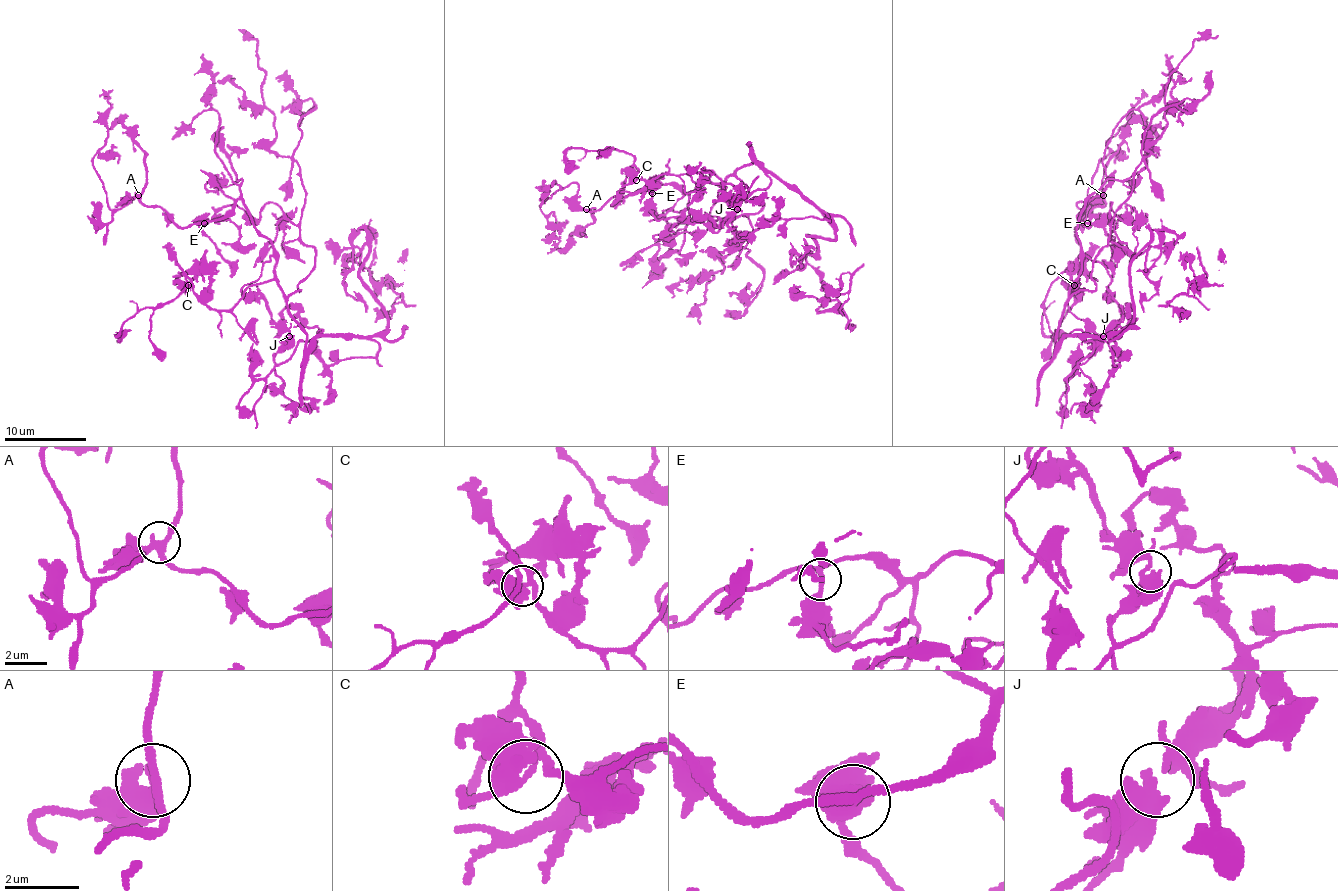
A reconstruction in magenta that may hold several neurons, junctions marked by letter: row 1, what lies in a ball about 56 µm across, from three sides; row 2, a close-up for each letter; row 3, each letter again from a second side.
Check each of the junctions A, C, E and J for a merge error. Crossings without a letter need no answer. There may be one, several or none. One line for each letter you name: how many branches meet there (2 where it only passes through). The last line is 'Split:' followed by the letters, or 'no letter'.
Split: no letter

